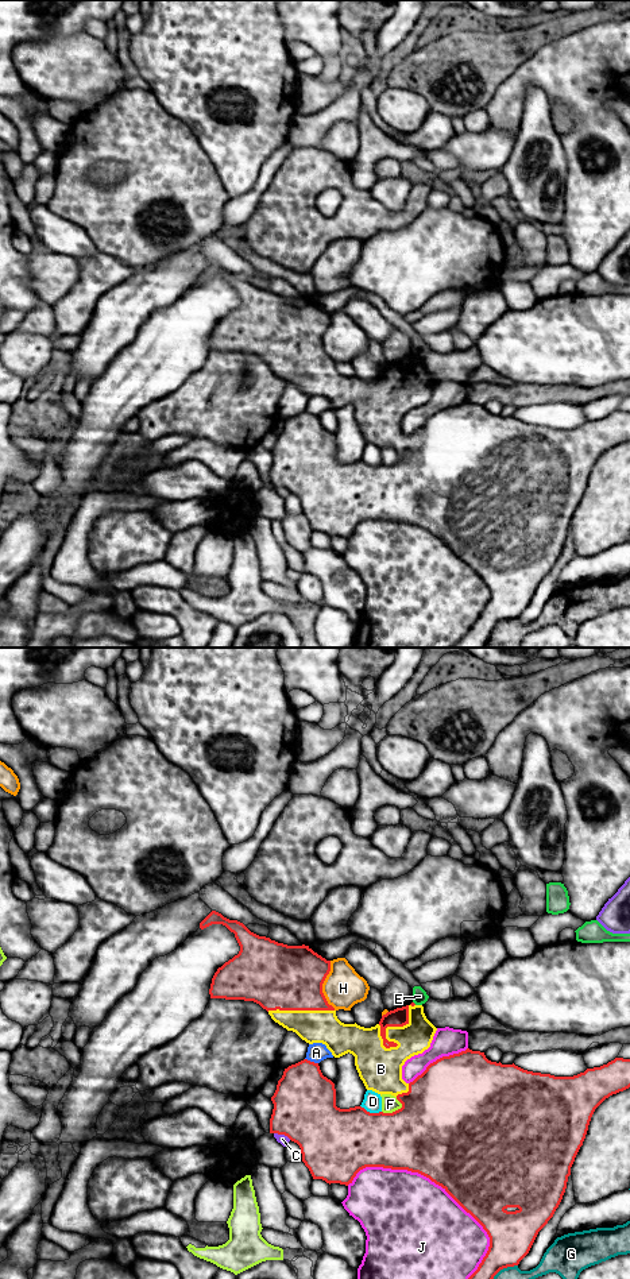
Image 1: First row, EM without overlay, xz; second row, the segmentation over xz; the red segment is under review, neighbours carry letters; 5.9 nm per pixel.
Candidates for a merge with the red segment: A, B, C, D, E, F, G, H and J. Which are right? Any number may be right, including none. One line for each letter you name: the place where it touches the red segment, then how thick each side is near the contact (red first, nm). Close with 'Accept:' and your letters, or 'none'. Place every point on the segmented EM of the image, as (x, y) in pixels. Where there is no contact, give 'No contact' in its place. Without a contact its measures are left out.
B: Touches red at xz (397, 1026). Thickness 110 nm (red) against 220 nm
Accept: B

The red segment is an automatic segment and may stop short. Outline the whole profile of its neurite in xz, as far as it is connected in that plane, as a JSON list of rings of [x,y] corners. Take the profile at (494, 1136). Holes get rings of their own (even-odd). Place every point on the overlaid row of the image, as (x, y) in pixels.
[[[212,911],[200,923],[200,928],[204,930],[212,924],[223,924],[231,932],[233,932],[240,946],[240,951],[237,955],[235,955],[232,959],[219,967],[214,973],[209,989],[210,998],[254,1001],[259,1004],[263,1009],[266,1009],[275,1023],[278,1023],[287,1031],[295,1032],[306,1043],[325,1044],[335,1058],[340,1058],[348,1052],[352,1054],[355,1056],[356,1070],[366,1089],[372,1090],[380,1096],[391,1094],[402,1104],[402,1108],[393,1113],[370,1113],[362,1106],[340,1109],[336,1106],[335,1083],[322,1075],[318,1063],[304,1059],[285,1069],[282,1078],[278,1081],[277,1090],[271,1097],[274,1109],[270,1118],[270,1133],[285,1135],[291,1141],[297,1143],[301,1148],[302,1162],[309,1168],[313,1179],[322,1179],[329,1185],[340,1183],[348,1186],[349,1183],[352,1183],[356,1174],[366,1167],[407,1170],[429,1178],[432,1182],[441,1186],[467,1213],[469,1213],[483,1226],[483,1229],[490,1237],[490,1247],[486,1256],[483,1257],[478,1270],[468,1279],[494,1279],[494,1276],[500,1270],[518,1266],[519,1261],[529,1253],[538,1232],[553,1217],[556,1209],[559,1207],[563,1199],[563,1195],[567,1189],[568,1176],[571,1175],[571,1167],[580,1147],[583,1145],[595,1109],[610,1096],[630,1087],[630,1059],[615,1058],[607,1064],[587,1069],[584,1073],[580,1073],[573,1077],[554,1077],[550,1074],[527,1071],[515,1066],[514,1063],[502,1064],[500,1062],[491,1062],[486,1058],[484,1052],[472,1051],[467,1048],[465,1051],[461,1051],[459,1054],[437,1059],[436,1062],[430,1063],[426,1070],[421,1075],[418,1075],[413,1082],[406,1083],[402,1079],[402,1066],[411,1056],[422,1054],[425,1050],[428,1050],[437,1031],[437,1028],[426,1019],[422,1005],[416,1005],[414,1002],[411,1002],[410,1005],[390,1011],[382,1016],[380,1021],[375,1027],[371,1028],[360,1027],[356,1023],[344,1024],[337,1019],[335,1008],[328,1004],[322,993],[322,984],[331,971],[331,961],[326,961],[325,958],[314,953],[309,946],[287,946],[271,940],[270,938],[259,936],[251,932],[243,923],[237,920],[229,920],[216,911]]]

